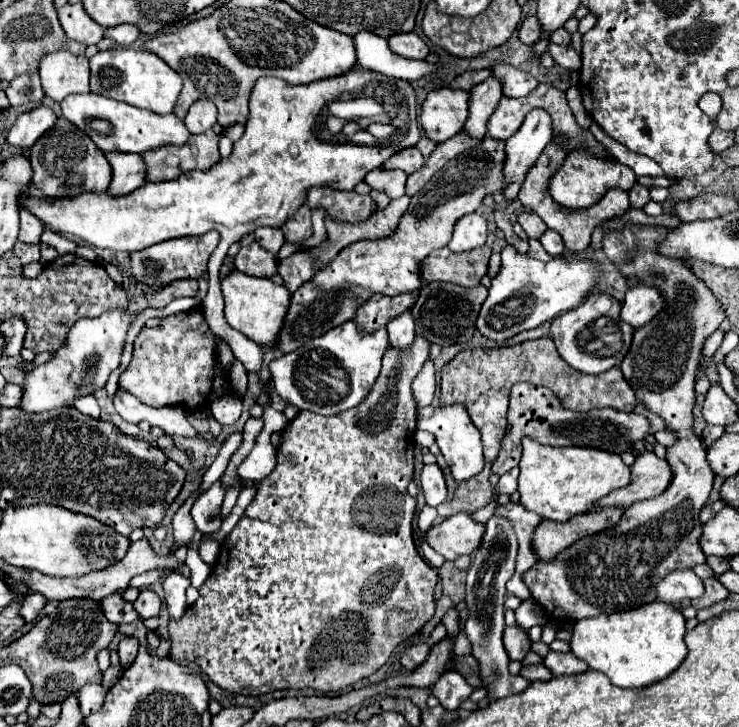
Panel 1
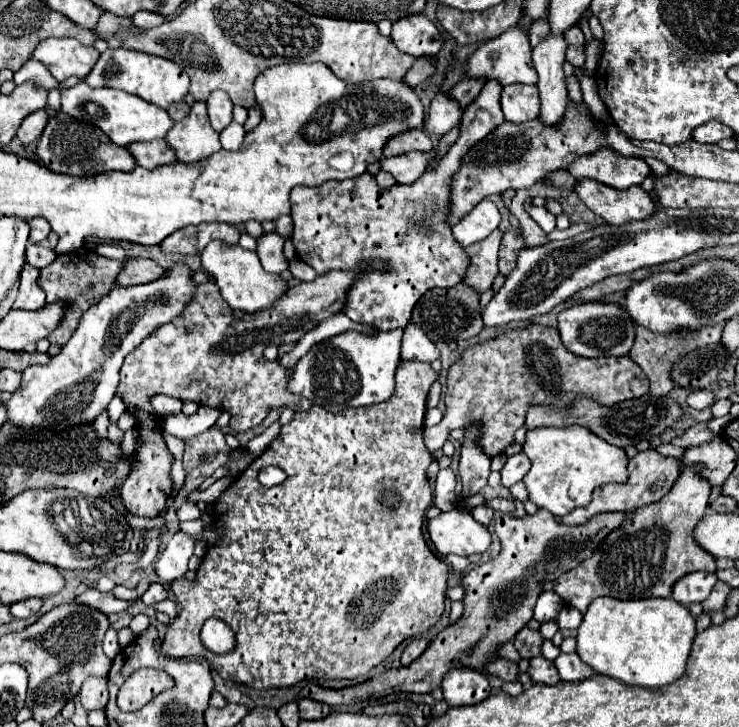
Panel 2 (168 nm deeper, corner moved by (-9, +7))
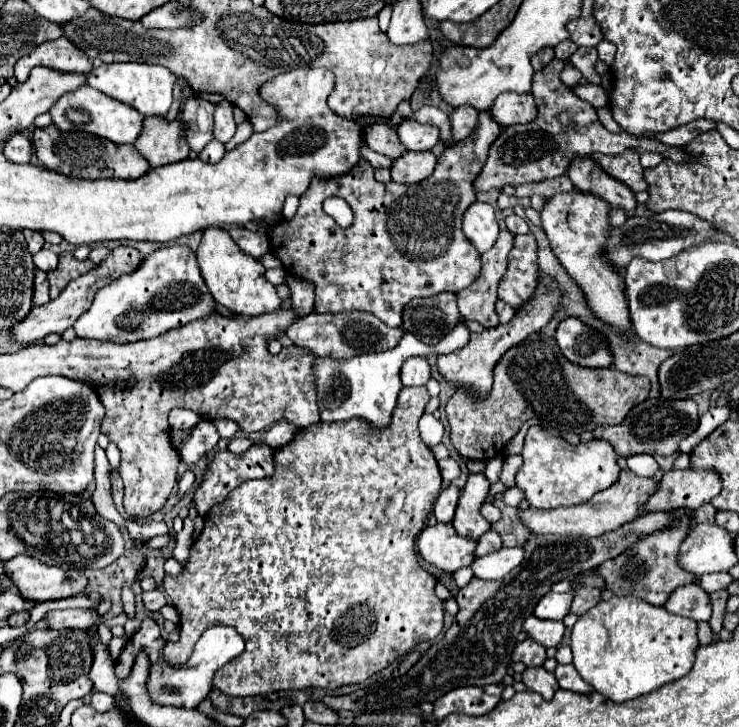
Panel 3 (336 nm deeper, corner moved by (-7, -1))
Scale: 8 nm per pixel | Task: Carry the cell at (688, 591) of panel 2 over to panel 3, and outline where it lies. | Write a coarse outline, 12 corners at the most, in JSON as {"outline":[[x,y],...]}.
{"outline":[[691,583],[671,593],[665,609],[679,617],[711,613],[711,599]]}

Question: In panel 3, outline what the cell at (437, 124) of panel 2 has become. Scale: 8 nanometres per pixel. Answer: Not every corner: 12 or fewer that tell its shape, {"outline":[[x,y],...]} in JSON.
{"outline":[[405,119],[399,139],[409,151],[427,151],[439,143],[435,125]]}

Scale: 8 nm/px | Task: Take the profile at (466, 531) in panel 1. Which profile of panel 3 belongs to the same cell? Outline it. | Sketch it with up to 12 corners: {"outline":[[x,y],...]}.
{"outline":[[451,523],[425,527],[417,537],[421,557],[441,571],[475,559],[477,541]]}

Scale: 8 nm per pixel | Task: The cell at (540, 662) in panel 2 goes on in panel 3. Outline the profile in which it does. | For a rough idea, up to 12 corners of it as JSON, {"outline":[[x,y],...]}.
{"outline":[[527,667],[523,683],[529,691],[551,699],[559,689],[545,667]]}

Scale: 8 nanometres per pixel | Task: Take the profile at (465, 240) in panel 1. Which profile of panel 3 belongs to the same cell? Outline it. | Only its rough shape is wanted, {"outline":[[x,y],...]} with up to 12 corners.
{"outline":[[475,201],[463,215],[463,235],[479,251],[499,235],[495,209]]}

